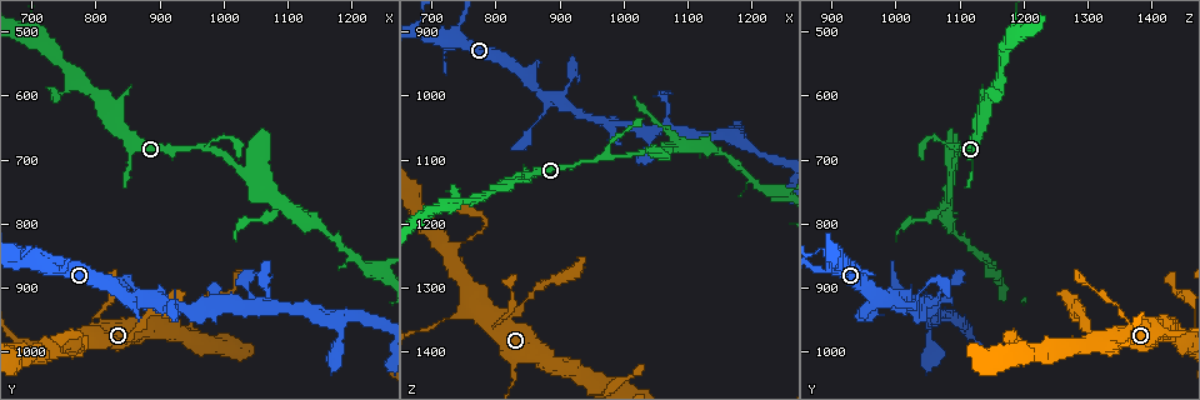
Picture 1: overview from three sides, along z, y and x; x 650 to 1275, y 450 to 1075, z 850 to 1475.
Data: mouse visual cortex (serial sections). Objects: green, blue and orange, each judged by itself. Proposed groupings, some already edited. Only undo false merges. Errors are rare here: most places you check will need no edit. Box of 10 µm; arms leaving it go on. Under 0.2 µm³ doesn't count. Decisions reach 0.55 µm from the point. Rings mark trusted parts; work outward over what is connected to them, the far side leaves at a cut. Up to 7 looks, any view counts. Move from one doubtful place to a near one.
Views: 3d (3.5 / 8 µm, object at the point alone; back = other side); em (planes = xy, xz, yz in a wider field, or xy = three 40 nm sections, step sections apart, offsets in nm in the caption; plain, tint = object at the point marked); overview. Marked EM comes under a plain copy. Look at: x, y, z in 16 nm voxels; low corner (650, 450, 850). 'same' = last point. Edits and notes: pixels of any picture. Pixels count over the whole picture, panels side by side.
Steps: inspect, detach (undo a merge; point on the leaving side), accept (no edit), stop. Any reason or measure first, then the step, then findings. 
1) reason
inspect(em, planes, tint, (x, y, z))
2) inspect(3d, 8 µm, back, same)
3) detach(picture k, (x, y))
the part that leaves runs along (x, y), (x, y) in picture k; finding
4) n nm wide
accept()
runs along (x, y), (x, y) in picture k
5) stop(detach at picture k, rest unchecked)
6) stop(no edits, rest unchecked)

inspect(3d, 3.5 µm, (755, 995, 1345))

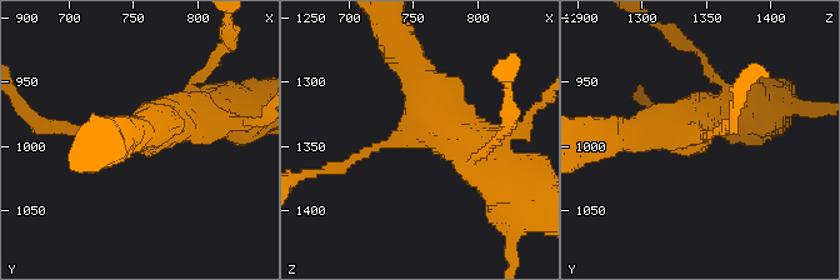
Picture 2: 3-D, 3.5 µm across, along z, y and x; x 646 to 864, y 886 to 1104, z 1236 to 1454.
3 arms; arms of 100, 500, 500 nm; now the EM
inspect(em, xy, step 5, tint, (754, 994, 1344))

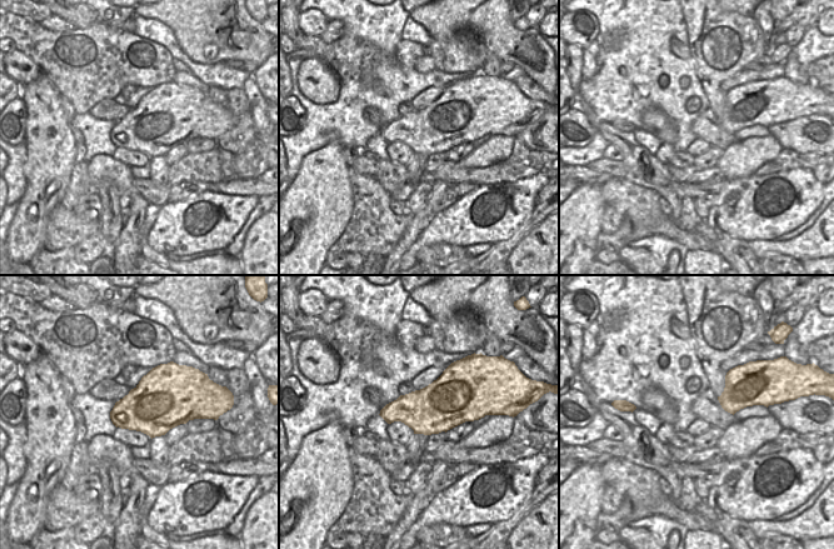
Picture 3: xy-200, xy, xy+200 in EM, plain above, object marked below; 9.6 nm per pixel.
accept()
runs along (203, 108), (141, 139), (61, 128) in picture 2; all the same cell

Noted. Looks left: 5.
calibre changes
inspect(3d, 8 µm, (1075, 935, 1050))

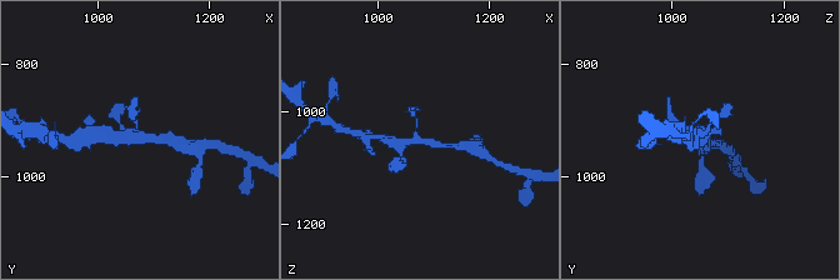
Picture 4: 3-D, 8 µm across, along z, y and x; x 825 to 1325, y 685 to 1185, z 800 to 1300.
now the EM
inspect(em, xy, step 3, tint, same)

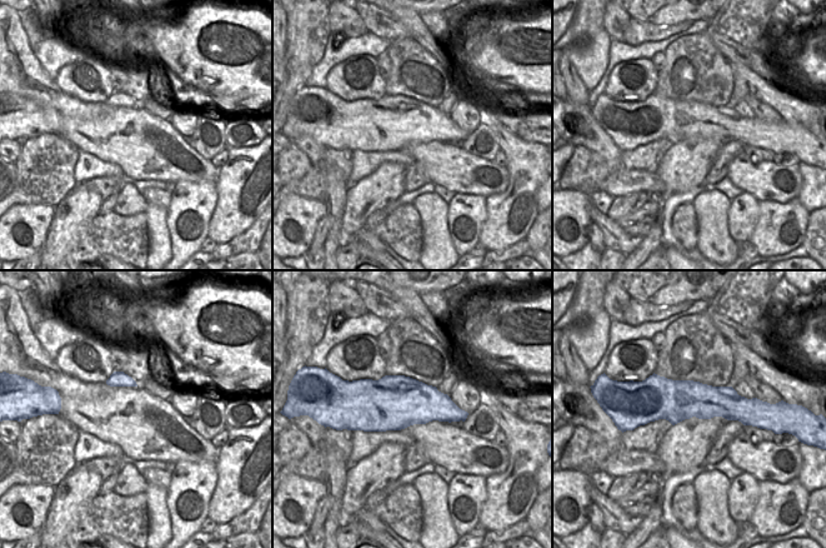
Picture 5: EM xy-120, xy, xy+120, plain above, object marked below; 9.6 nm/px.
550 nm wide
accept()
runs along (105, 134), (176, 144) in picture 4; continuous, no second cell

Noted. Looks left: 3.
three arms meet
inspect(3d, 3.5 µm, (695, 510, 1185))

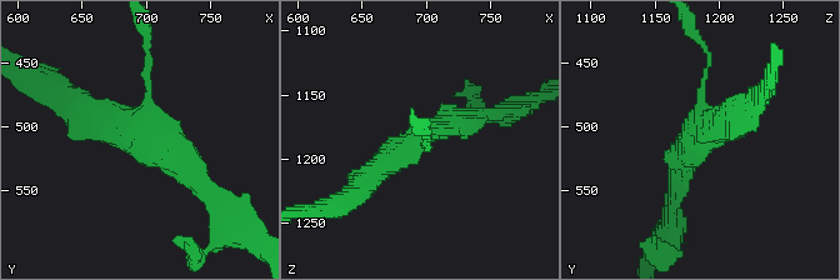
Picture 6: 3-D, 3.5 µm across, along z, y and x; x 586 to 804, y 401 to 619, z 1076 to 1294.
inspect(em, xy, step 3, tint, (696, 506, 1180))

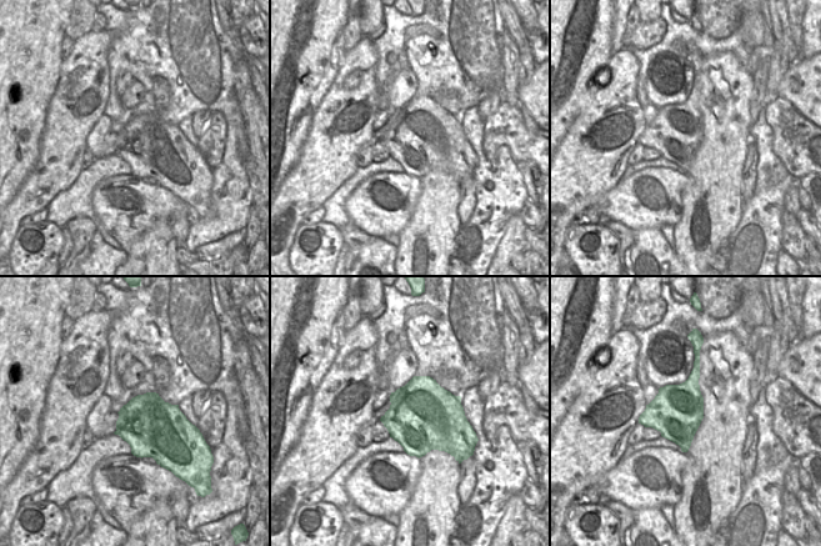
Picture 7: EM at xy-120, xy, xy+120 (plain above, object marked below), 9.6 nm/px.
3 arms
accept()
runs along (206, 184), (156, 141), (84, 106) in picture 6; all the same cell

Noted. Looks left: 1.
stop(no edits, rest unchecked)

